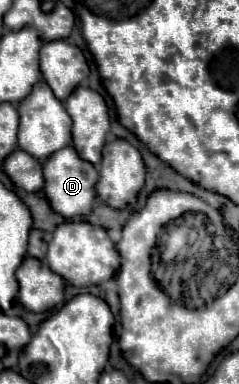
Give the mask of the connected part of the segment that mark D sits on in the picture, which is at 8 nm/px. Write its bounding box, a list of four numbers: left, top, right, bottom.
[44,147,98,217]

